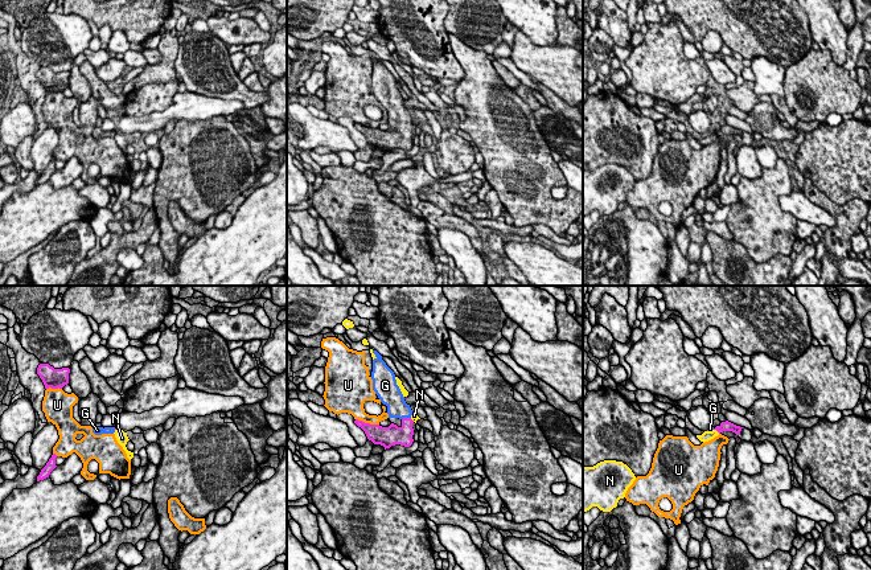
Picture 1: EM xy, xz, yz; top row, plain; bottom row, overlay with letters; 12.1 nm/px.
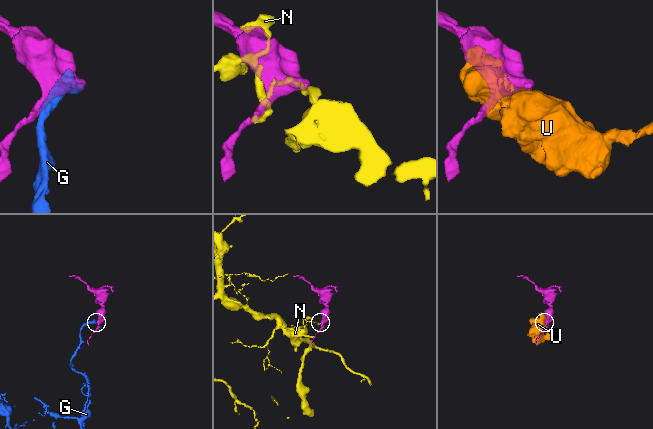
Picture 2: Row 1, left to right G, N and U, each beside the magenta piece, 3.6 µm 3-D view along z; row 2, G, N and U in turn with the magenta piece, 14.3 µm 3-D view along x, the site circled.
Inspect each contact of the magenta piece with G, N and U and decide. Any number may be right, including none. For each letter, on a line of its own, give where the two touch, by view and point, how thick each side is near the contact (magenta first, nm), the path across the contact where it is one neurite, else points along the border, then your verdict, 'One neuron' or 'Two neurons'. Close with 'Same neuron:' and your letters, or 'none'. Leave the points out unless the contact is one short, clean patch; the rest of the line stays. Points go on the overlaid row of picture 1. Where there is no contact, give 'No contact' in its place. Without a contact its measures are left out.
G: Touches magenta at xz (406, 418). Thickness 240 nm (magenta) against 260 nm. Path across: xz (393, 434), (406, 425), (406, 418), (397, 407). One neuron
N: Touches magenta at yz (717, 430). Thickness 130 nm (magenta) against 130 nm. Boundary: yz (714, 429), (719, 433). Two neurons
U: Touches magenta at xz (368, 423). Thickness 220 nm (magenta) against 190 nm. Two neurons
Same neuron: G

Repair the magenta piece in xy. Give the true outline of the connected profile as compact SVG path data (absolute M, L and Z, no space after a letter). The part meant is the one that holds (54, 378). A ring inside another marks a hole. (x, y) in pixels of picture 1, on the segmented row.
M40 364L37 368L37 374L42 380L45 389L62 389L69 384L69 368L54 369L49 364Z

